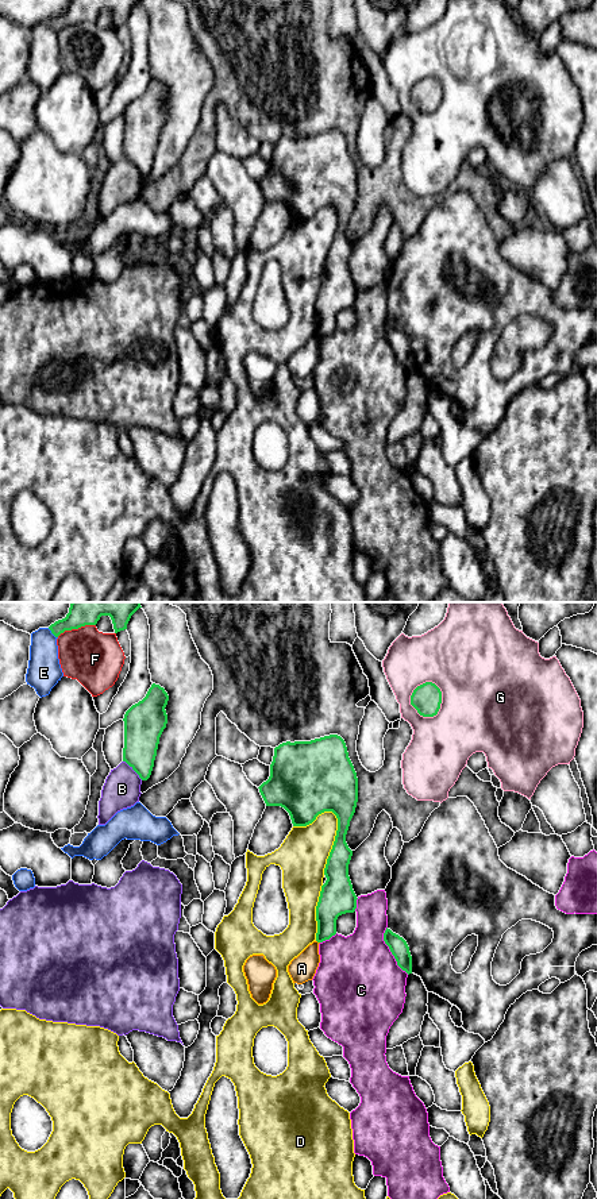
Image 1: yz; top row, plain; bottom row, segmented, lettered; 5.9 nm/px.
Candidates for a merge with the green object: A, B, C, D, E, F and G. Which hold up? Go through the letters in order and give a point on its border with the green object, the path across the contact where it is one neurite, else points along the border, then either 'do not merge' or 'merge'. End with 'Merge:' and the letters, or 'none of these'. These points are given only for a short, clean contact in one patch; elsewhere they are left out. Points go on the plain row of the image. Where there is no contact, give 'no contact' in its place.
A: meets green in yz at (318, 336); border along yz (316, 335), (319, 338); do not merge
B: meets green in yz at (133, 164); do not merge
C: meets green in yz at (391, 346); do not merge
D: meets green in yz at (334, 238); do not merge
E: meets green in yz at (53, 29); do not merge
F: meets green in yz at (76, 23); do not merge
G: meets green in yz at (440, 97); do not merge
Merge: none of these

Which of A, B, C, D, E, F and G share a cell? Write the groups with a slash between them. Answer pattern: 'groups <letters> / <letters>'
groups A / B C / D / E / F / G

